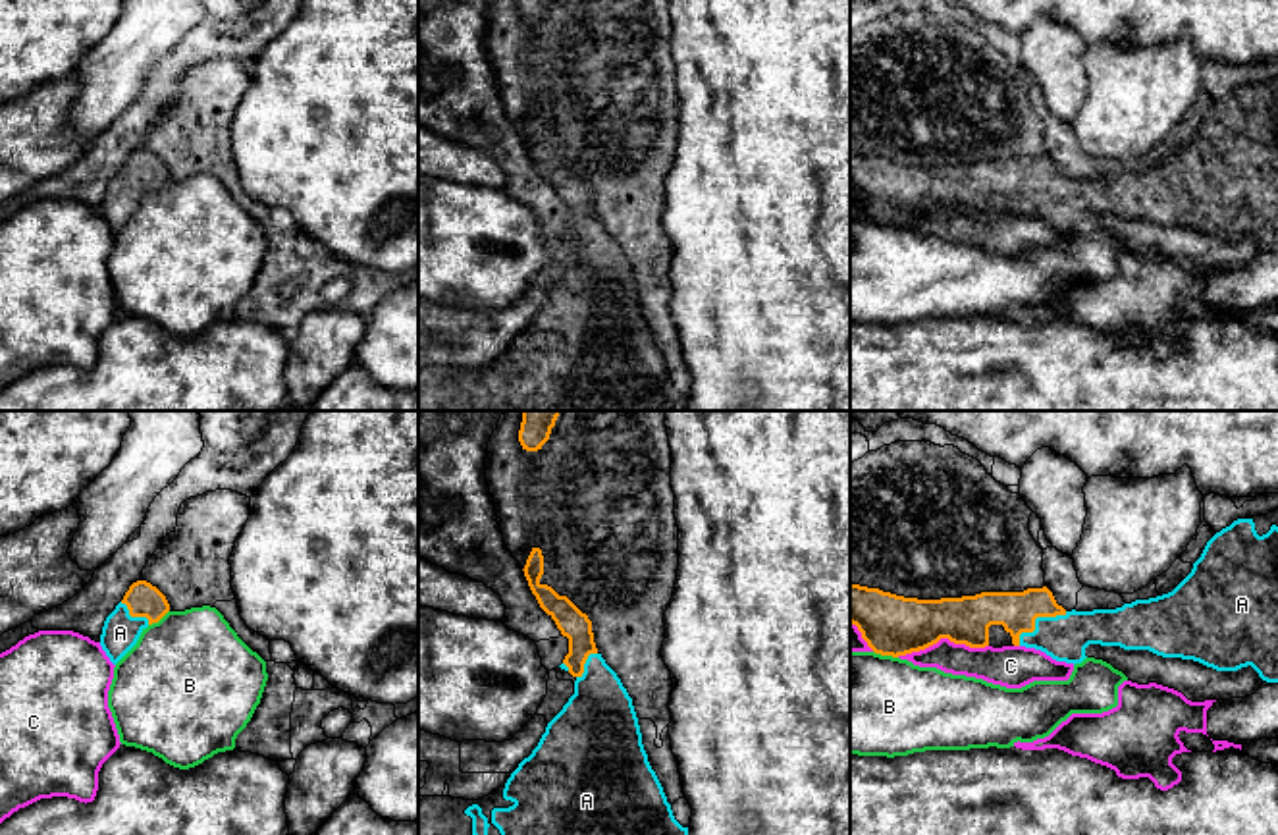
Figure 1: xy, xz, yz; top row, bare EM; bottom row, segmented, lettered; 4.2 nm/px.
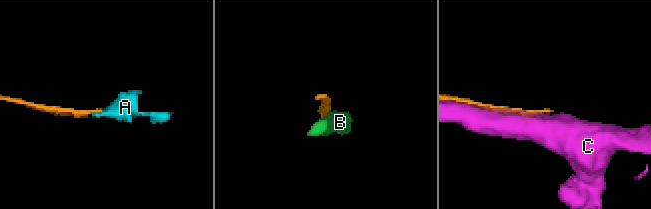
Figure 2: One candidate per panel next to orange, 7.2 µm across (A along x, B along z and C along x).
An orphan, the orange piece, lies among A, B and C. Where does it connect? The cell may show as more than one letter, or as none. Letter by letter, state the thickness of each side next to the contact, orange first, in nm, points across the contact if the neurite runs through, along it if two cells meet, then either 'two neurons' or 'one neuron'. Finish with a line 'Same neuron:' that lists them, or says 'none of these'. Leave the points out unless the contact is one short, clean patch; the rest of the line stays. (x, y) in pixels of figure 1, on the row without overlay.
A: 170/190 nm | one neuron
B: 260/440 nm | two neurons
C: 260/140 nm | two neurons
Same neuron: A

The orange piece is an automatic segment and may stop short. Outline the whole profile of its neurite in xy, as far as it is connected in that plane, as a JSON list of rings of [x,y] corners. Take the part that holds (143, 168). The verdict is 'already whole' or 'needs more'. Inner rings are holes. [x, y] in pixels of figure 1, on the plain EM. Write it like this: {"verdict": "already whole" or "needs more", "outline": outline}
{"verdict": "needs more", "outline": [[[146,148],[129,154],[123,168],[106,185],[100,214],[116,233],[139,208],[141,201],[170,179],[166,164]]]}

